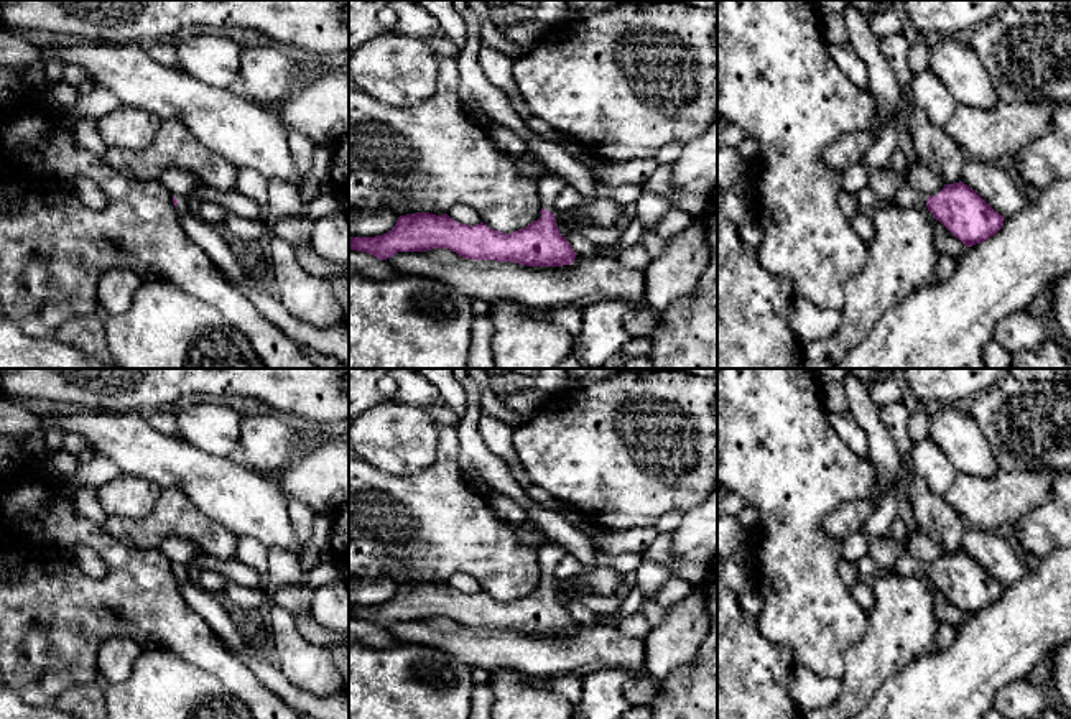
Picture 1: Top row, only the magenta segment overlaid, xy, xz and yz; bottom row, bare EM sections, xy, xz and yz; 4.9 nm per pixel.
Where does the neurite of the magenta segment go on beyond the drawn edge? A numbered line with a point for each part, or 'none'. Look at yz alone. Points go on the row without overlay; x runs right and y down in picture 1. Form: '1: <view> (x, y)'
1: yz (905, 565)

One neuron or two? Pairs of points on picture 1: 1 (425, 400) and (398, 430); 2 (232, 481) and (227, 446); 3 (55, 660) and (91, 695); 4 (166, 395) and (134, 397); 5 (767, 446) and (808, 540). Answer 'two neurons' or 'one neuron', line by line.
1: two neurons
2: two neurons
3: two neurons
4: one neuron
5: one neuron

